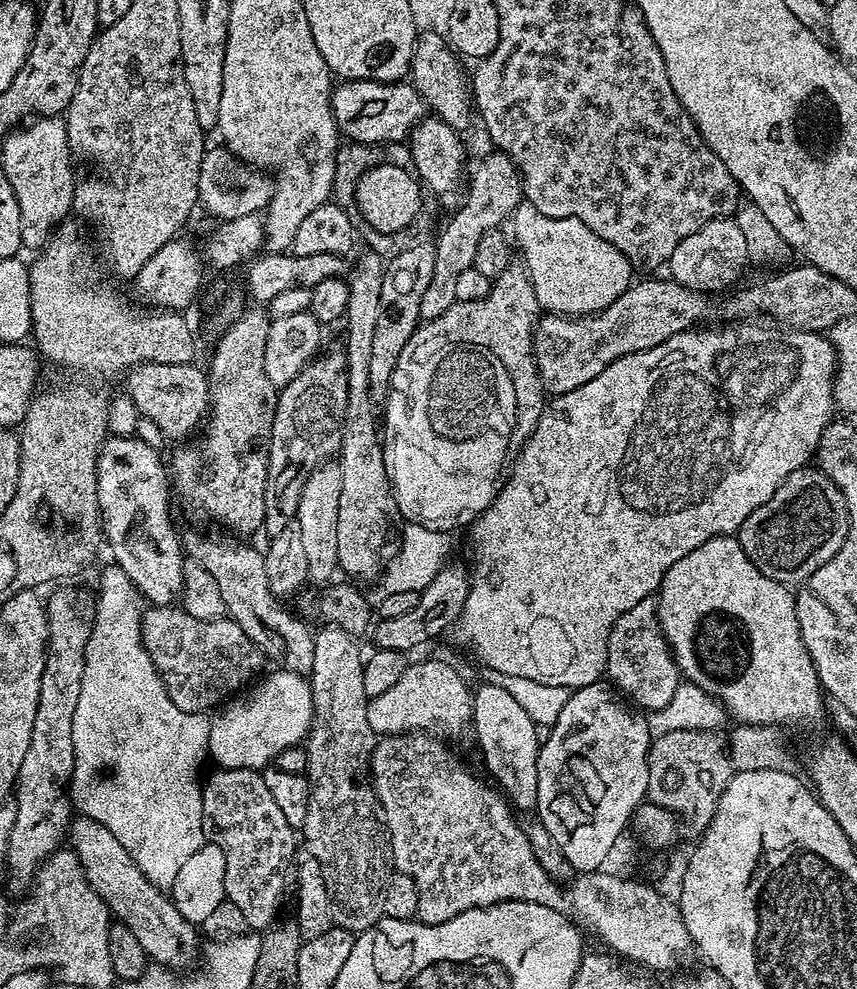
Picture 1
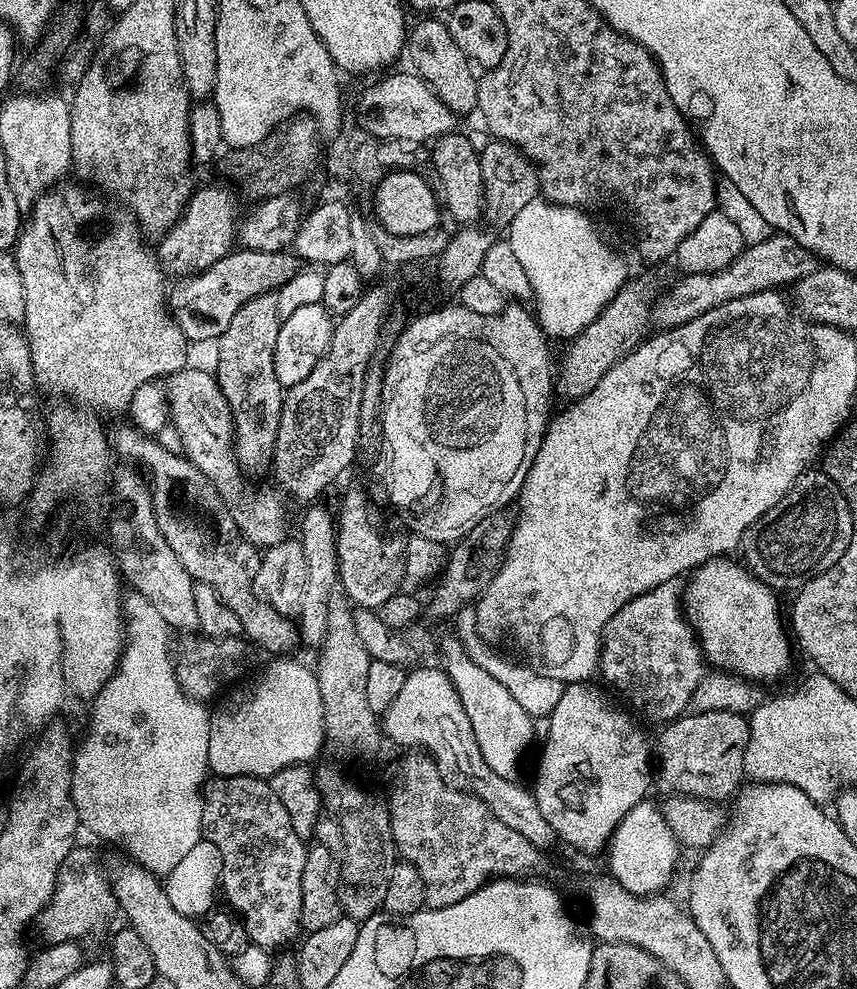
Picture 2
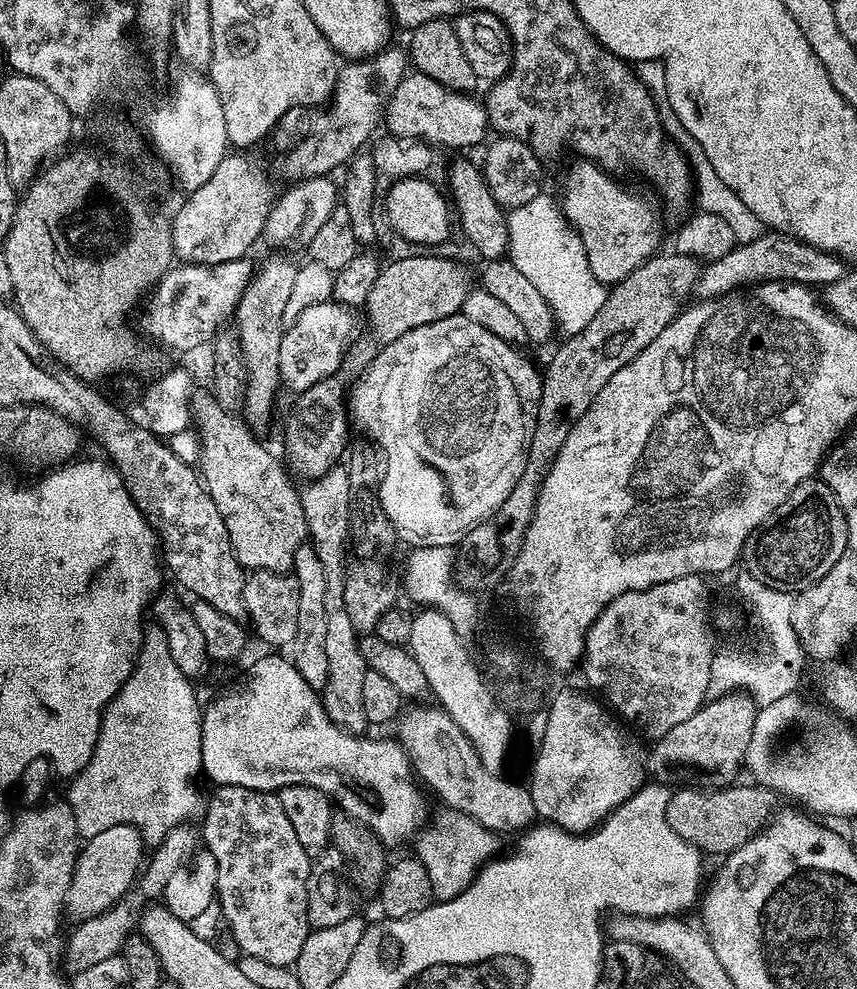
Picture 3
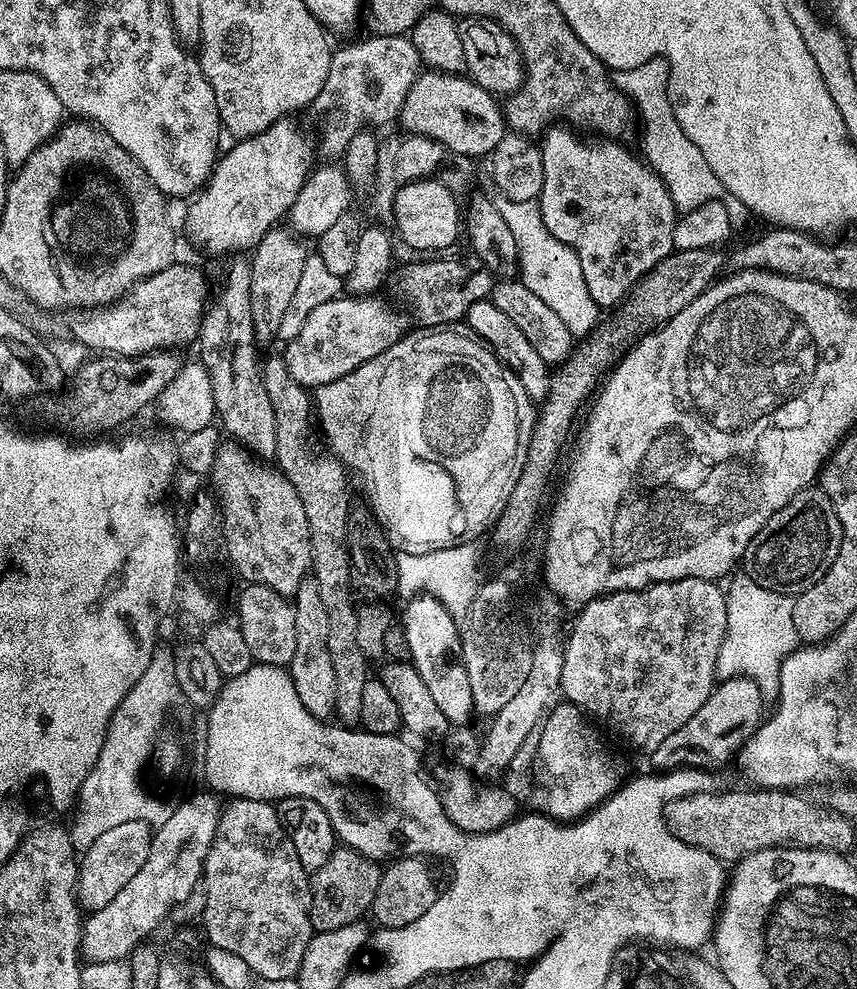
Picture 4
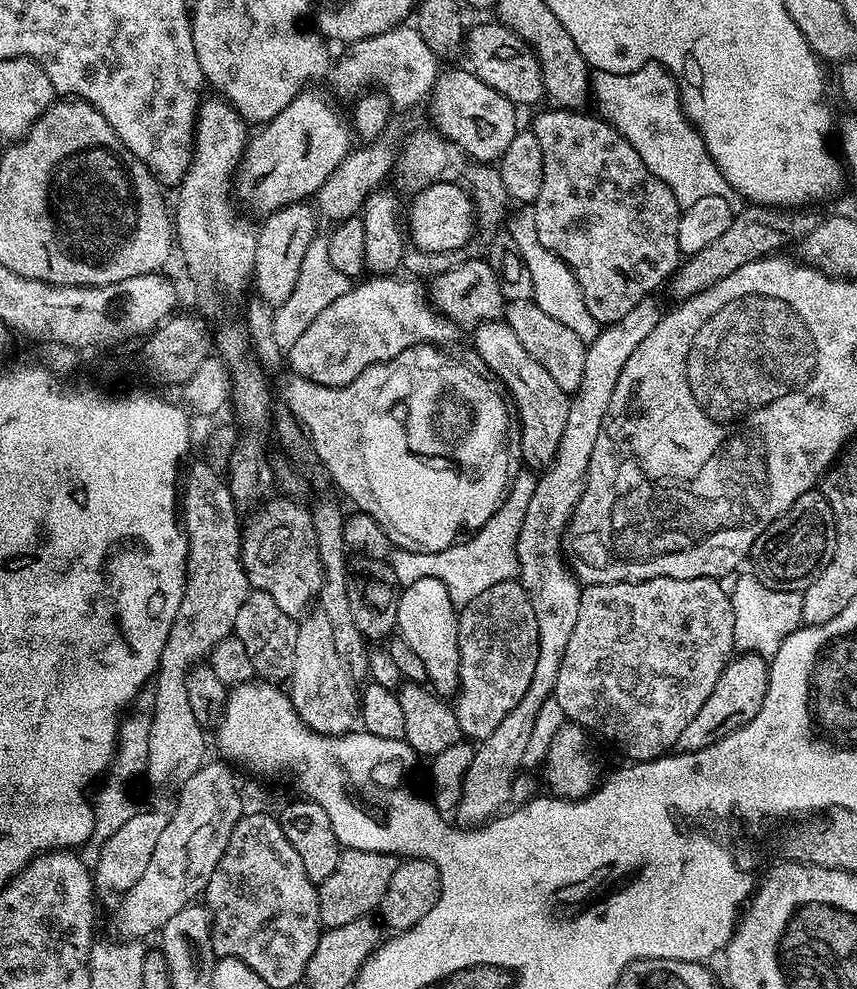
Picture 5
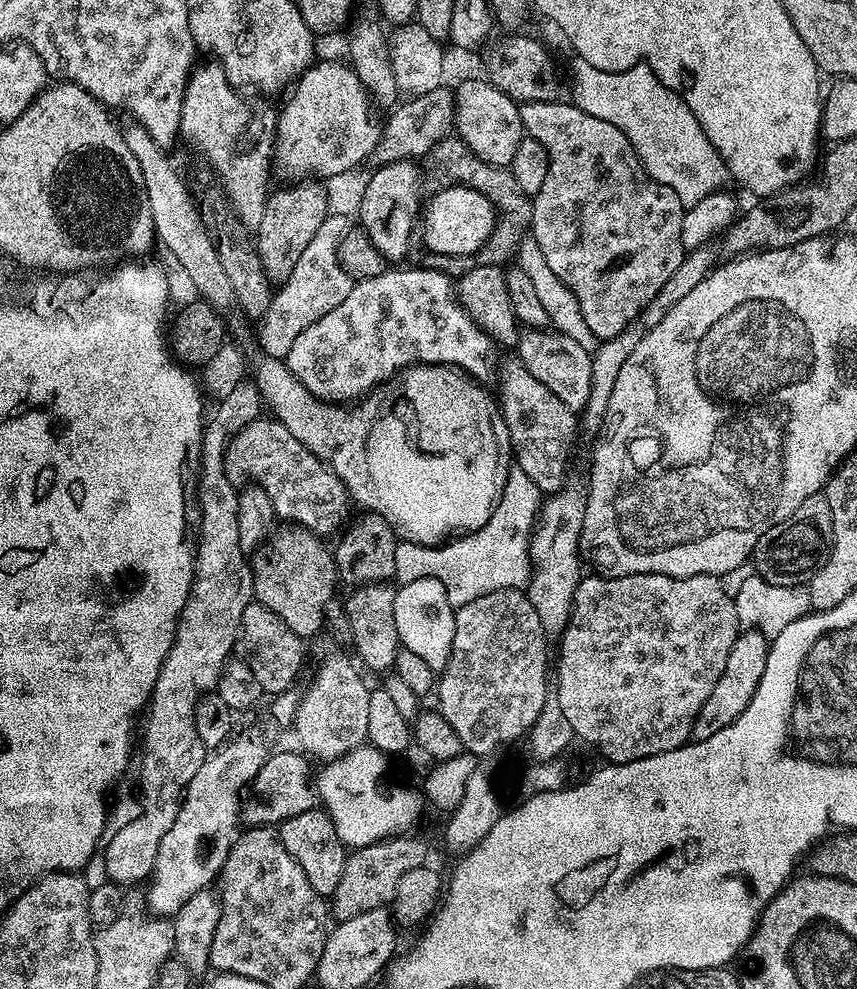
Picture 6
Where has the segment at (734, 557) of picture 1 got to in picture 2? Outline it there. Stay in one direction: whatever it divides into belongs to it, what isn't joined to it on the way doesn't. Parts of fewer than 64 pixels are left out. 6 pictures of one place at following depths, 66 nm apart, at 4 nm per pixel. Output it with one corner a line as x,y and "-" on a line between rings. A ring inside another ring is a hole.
732,558
708,560
691,573
690,579
692,581
685,583
682,588
682,611
705,661
713,669
732,673
749,682
776,679
791,662
793,648
786,631
785,617
784,620
780,617
777,593
753,576
743,563
735,564

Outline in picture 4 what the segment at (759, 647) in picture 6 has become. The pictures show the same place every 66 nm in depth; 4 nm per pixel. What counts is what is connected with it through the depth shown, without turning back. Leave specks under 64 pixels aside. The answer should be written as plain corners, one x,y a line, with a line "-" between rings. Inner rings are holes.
749,676
730,677
720,680
713,687
712,693
698,706
698,714
686,722
686,726
678,726
662,746
651,753
652,760
660,770
675,770
681,766
709,770
733,759
747,740
756,733
766,716
766,701
755,680

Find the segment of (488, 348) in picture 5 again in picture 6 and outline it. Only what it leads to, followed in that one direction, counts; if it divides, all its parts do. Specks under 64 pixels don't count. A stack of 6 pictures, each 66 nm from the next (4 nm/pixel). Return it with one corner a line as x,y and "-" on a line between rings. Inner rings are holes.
519,358
506,361
504,369
500,372
498,403
508,427
508,442
512,445
515,467
526,470
526,474
530,474
531,480
540,487
541,493
551,494
560,491
565,487
564,475
568,472
568,459
571,458
572,447
576,444
577,413
572,412
570,406
566,406
560,398
550,394
550,390
546,390
546,386
542,386
542,382
538,382
538,378
530,374
530,370
526,370

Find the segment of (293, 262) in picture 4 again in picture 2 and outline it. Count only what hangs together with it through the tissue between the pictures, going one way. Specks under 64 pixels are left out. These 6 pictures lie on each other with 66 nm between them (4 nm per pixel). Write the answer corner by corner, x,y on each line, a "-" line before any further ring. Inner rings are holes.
276,292
250,298
230,326
215,341
214,375
232,411
236,461
245,473
271,469
274,446
278,438
278,422
282,418
285,389
274,374
274,342
278,342
281,316
278,314

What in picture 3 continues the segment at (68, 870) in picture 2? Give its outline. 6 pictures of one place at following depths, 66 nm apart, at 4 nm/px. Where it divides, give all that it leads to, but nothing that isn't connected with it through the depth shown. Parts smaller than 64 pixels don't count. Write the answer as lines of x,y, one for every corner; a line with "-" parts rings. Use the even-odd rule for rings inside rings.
115,824
106,830
102,830
102,834
91,837
81,847
76,857
76,869
72,875
72,885
68,891
67,911
71,915
73,912
76,918
80,920
88,920
91,916
97,916
106,910
110,910
116,905
116,901
122,900
125,896
129,895
131,888
128,887
131,884
133,887
134,881
137,879
138,873
145,863
146,852
144,856
144,851
146,851
144,836
140,832
140,829
134,827
133,824

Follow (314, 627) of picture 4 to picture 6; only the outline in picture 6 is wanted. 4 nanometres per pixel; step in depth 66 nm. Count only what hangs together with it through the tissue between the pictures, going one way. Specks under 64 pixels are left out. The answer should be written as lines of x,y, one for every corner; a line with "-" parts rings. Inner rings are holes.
332,652
316,668
316,677
308,684
308,689
303,689
300,705
296,711
294,729
296,728
296,740
301,744
309,757
317,756
320,762
336,760
345,756
350,750
361,747
367,741
368,731
366,721
370,707
370,684
360,677
361,669
351,659
347,660
340,652

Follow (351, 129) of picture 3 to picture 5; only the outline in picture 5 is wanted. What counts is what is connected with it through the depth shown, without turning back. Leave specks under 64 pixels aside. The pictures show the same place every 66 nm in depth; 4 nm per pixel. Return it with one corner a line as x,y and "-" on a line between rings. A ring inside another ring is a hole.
415,26
391,28
377,36
359,40
343,49
340,61
330,68
330,81
340,96
356,98
365,90
379,86
387,91
393,109
412,108
419,100
429,99
438,75
438,57
418,34

